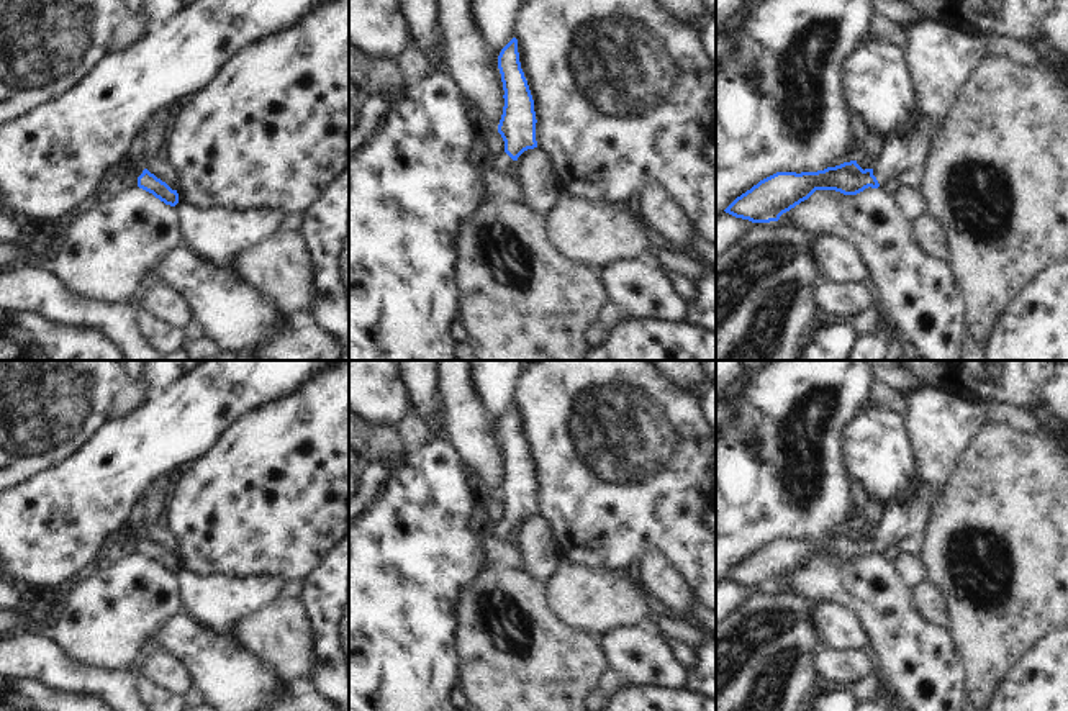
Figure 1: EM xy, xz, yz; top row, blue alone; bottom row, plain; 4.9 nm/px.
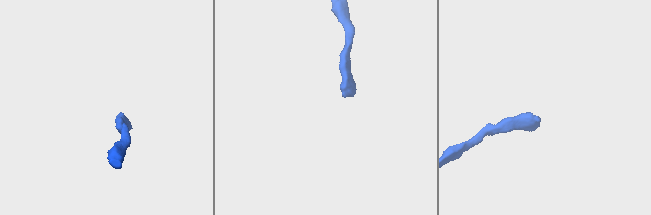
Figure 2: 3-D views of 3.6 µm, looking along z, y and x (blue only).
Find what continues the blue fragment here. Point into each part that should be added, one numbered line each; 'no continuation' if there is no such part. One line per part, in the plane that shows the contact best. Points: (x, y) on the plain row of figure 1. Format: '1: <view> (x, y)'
1: yz (942, 425).

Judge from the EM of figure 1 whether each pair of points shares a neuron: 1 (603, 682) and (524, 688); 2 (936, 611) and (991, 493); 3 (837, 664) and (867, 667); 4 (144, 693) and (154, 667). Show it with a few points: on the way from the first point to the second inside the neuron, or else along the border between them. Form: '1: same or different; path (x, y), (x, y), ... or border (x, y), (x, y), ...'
1: different; border (608, 669), (597, 680), (595, 687)
2: different; border (926, 580), (944, 595), (949, 626)
3: same; path (844, 667), (860, 667)
4: different; border (136, 674), (172, 693)

